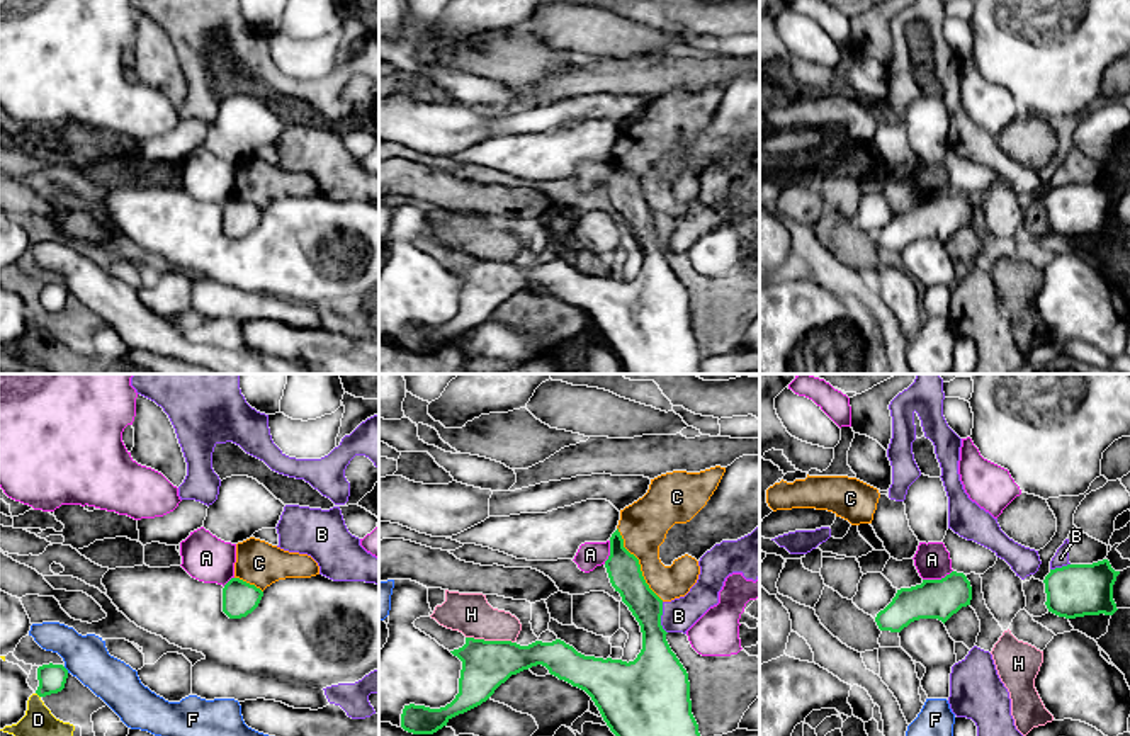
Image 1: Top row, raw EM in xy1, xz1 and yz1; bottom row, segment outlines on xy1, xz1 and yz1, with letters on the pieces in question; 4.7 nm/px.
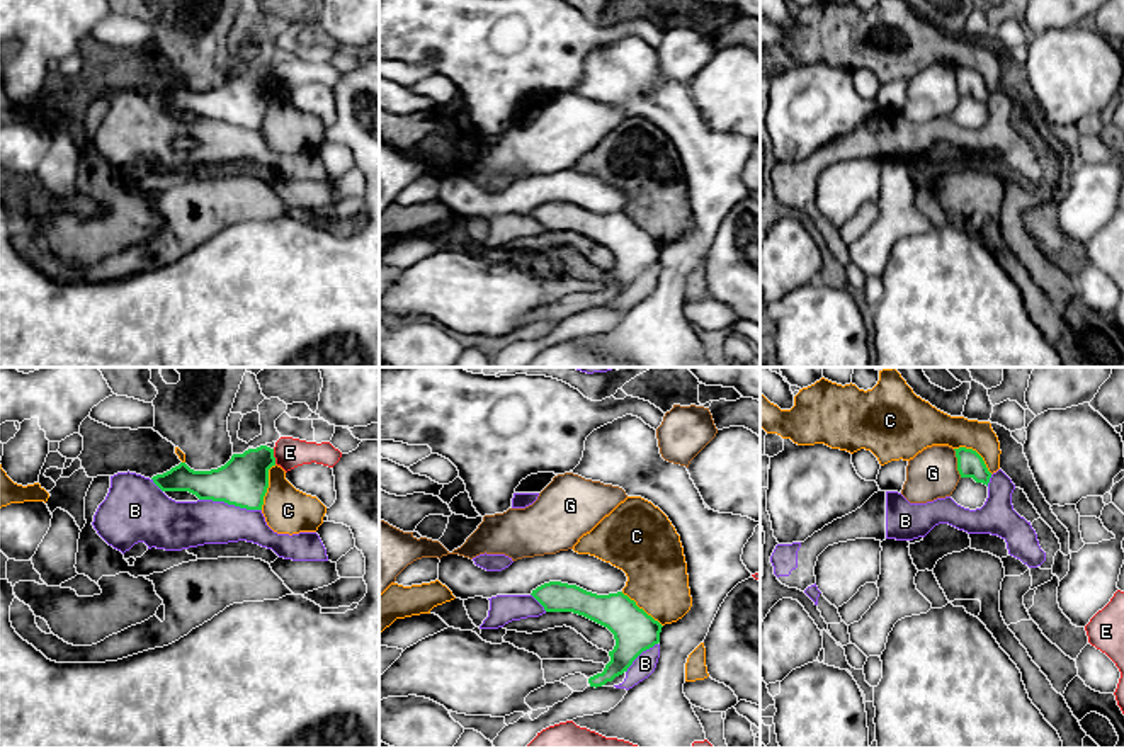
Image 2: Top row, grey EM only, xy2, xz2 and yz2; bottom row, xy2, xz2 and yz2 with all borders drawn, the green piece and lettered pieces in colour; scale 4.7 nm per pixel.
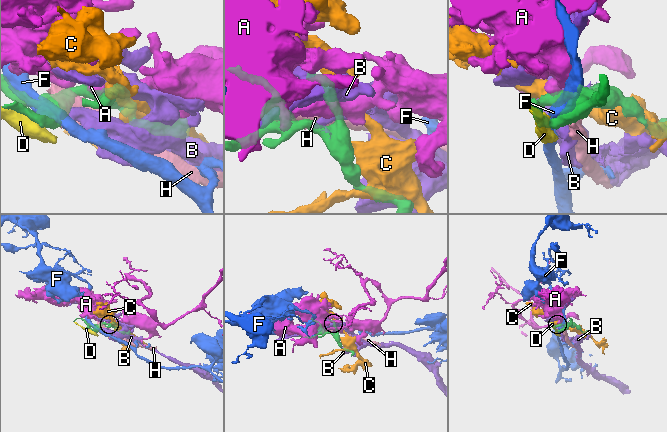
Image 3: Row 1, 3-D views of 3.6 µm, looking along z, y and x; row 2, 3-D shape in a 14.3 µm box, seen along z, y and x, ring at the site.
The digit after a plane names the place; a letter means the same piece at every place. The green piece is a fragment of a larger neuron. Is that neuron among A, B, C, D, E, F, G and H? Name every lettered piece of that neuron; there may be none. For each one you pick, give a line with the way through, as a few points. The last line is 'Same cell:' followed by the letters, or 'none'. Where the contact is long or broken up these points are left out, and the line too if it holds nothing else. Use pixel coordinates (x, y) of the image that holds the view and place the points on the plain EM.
Same cell: B

